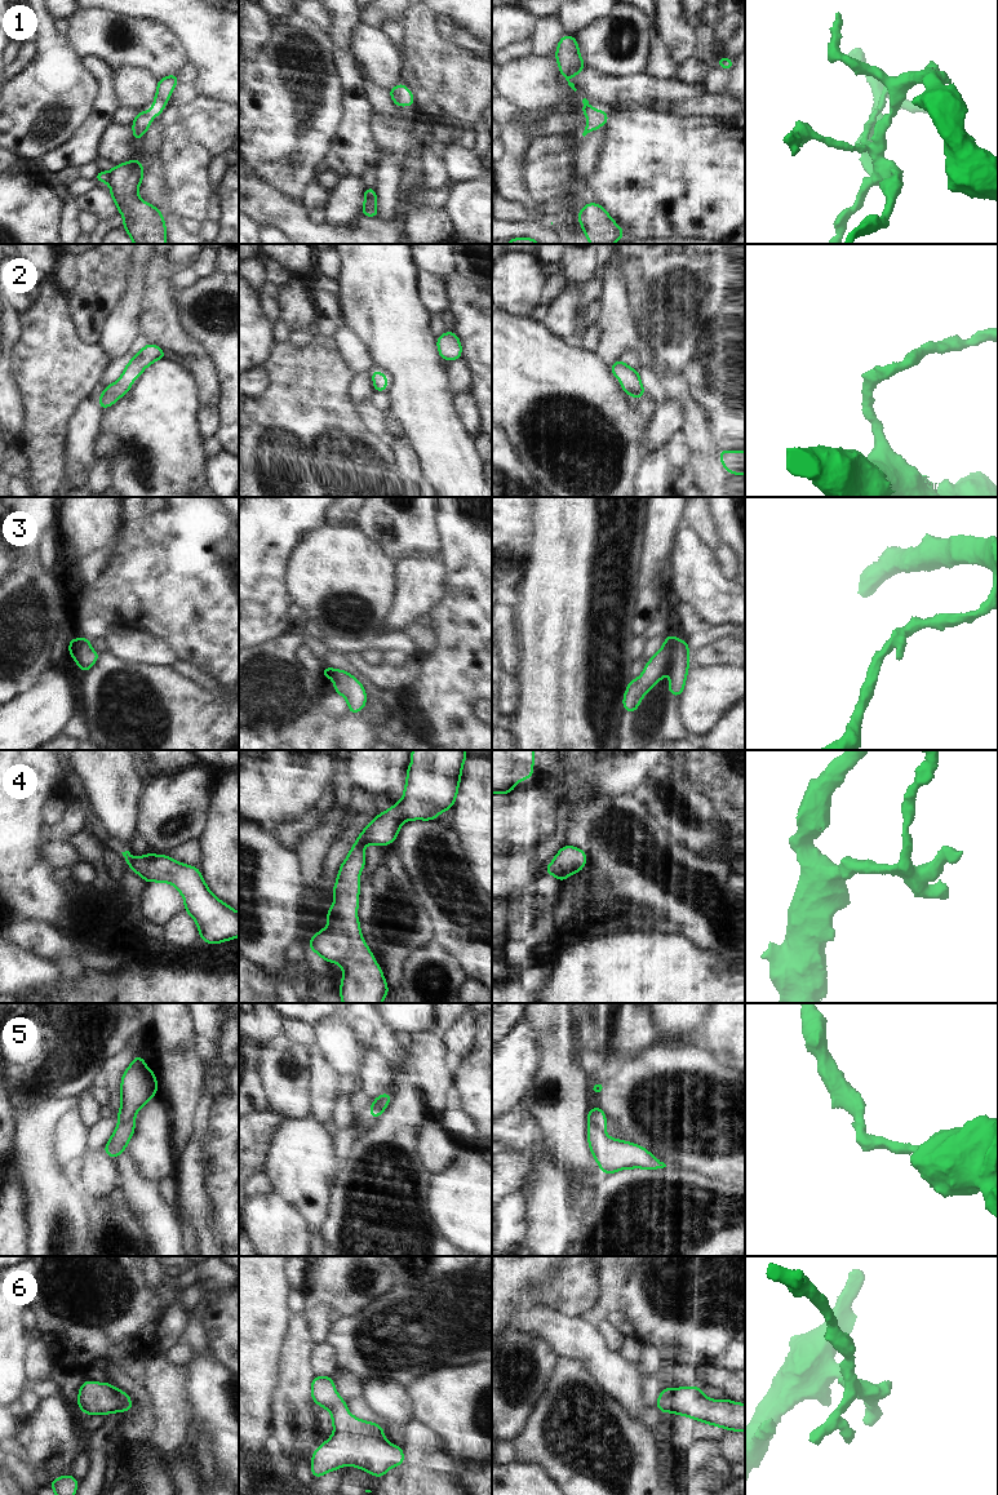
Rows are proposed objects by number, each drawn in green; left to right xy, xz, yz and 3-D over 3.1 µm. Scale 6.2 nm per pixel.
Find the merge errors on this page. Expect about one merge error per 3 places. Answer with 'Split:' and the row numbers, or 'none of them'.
Split: 5

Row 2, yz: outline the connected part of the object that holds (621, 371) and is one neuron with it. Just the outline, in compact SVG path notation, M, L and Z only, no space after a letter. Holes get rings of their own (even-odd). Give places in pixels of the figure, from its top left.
M621 358L616 360L612 367L611 372L615 377L621 381L621 387L629 396L634 396L642 399L644 395L644 387L639 381L640 373L629 365L626 365Z

